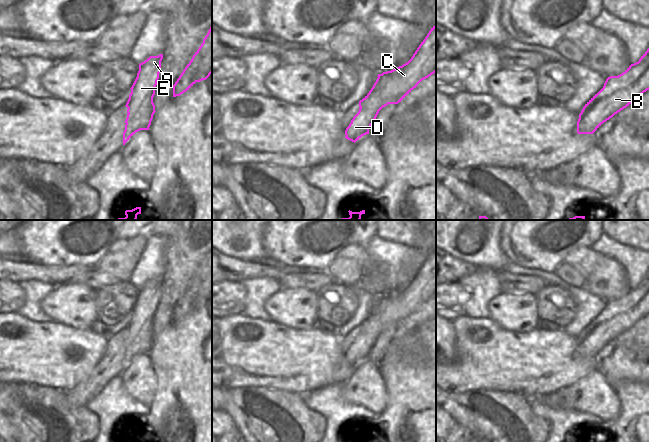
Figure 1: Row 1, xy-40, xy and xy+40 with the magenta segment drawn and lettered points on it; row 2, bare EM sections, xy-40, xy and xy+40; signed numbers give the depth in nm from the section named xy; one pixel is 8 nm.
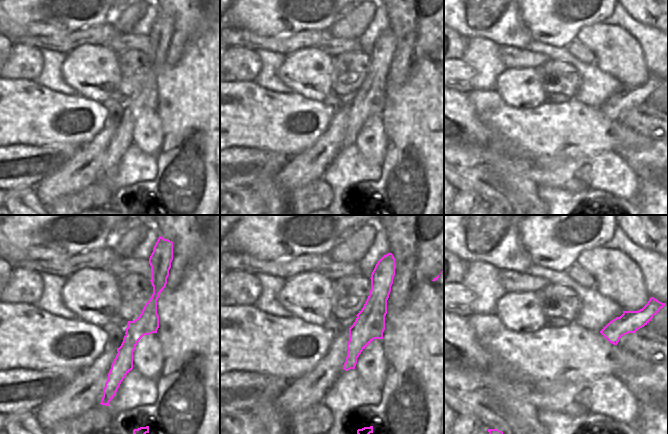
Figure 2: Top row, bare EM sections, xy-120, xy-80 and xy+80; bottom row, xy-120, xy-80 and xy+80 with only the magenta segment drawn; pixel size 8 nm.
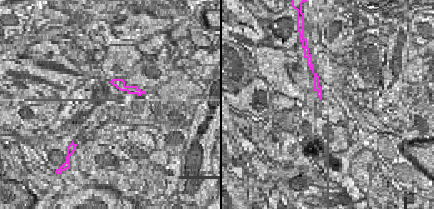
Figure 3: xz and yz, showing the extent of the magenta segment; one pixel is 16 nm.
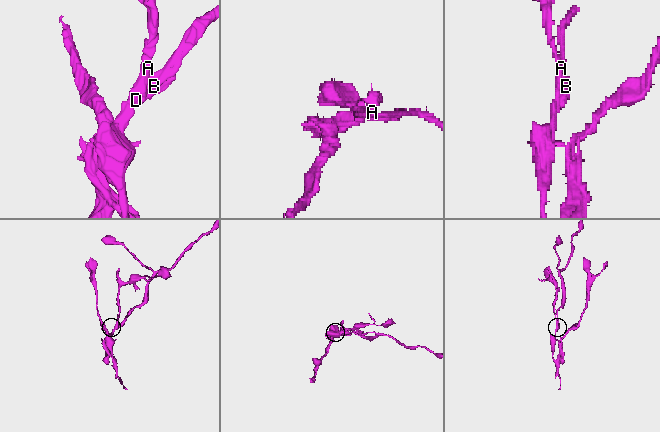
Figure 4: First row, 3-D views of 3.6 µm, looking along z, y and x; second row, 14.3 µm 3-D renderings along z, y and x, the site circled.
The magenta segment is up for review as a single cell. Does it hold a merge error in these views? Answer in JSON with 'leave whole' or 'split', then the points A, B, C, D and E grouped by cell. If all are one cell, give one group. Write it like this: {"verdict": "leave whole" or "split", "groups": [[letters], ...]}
{"verdict": "split", "groups": [["A", "D", "E"], ["B", "C"]]}

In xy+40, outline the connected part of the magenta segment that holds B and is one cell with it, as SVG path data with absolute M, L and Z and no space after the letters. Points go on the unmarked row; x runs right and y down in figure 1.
M649 272L638 286L631 288L622 298L610 300L606 303L602 315L605 323L599 329L606 330L614 340L647 314L649 314Z

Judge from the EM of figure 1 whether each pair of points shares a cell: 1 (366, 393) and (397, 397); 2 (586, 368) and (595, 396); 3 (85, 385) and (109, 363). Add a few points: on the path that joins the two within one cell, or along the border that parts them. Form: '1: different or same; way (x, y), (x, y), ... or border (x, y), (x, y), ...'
1: different; border (379, 374), (386, 389), (386, 406), (375, 414)
2: different; border (596, 369), (568, 386)
3: same; way (92, 383), (105, 370)

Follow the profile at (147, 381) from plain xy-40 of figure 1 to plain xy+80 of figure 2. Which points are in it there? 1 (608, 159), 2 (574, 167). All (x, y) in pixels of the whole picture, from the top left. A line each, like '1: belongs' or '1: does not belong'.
1: belongs
2: belongs

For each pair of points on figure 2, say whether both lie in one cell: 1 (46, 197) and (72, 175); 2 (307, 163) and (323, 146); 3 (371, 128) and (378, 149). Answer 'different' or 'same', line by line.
1: same
2: same
3: same

